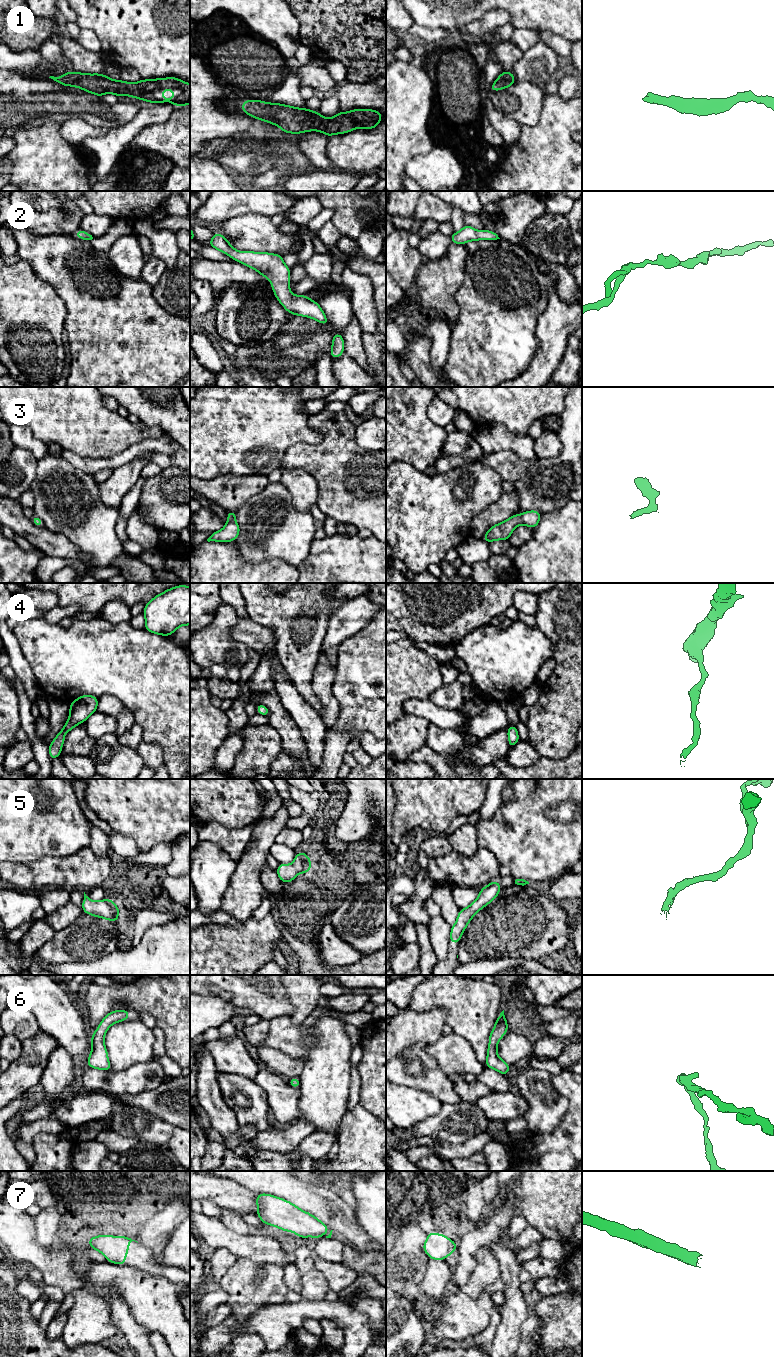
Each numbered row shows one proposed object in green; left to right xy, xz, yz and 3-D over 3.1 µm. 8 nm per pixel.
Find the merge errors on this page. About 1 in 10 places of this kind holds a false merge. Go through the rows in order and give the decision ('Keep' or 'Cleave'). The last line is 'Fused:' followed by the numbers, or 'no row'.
1: Keep
2: Keep
3: Keep
4: Keep
5: Keep
6: Keep
7: Keep
Fused: no row

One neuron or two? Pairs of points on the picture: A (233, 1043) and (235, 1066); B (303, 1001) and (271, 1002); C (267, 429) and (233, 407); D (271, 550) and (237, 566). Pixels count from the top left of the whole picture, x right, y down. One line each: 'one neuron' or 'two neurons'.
A: one neuron
B: two neurons
C: one neuron
D: two neurons

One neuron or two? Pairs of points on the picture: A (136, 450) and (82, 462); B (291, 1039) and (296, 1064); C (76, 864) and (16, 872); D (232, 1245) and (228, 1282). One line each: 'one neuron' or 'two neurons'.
A: one neuron
B: two neurons
C: one neuron
D: two neurons

